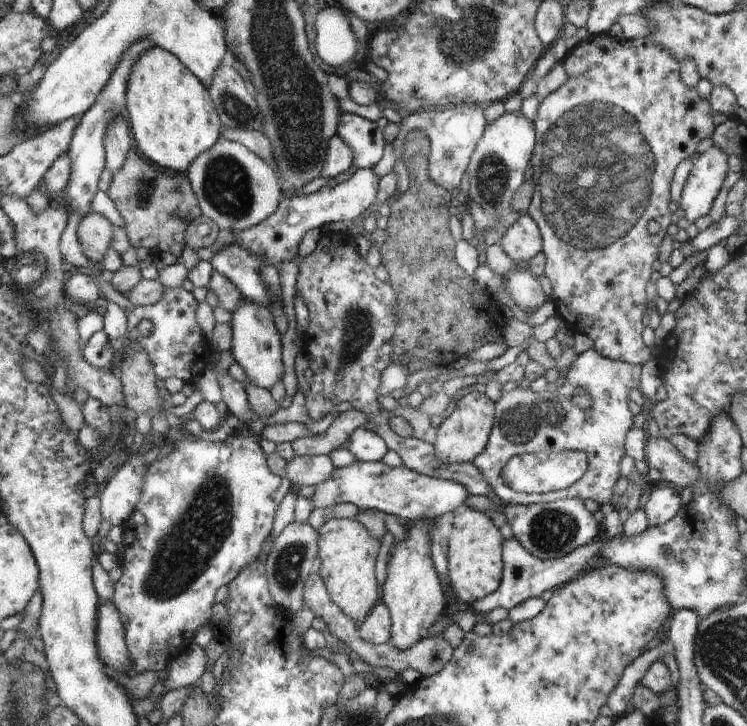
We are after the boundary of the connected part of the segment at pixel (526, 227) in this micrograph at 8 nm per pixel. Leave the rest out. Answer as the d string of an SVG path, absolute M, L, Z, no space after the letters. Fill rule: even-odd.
M528 214L519 217L512 226L502 231L499 244L504 252L514 261L530 261L538 252L543 251L543 240L535 220Z

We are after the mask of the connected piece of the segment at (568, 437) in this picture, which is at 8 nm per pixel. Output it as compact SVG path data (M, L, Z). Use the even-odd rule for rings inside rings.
M589 349L578 355L570 367L565 383L554 391L534 392L531 388L516 388L510 392L502 392L500 400L495 402L495 415L492 430L488 439L488 444L485 446L484 452L481 452L471 462L479 473L489 482L491 490L494 491L498 498L501 498L502 503L514 503L521 505L529 505L532 503L551 503L558 499L582 499L586 498L602 504L611 504L614 496L614 484L621 476L618 464L625 454L625 436L634 424L634 416L628 409L628 393L634 388L640 389L641 383L640 365L627 363L624 361L615 361L604 355L598 354L593 349ZM576 387L584 387L592 397L592 406L586 410L578 408L572 401L571 396ZM562 451L582 451L586 453L588 468L584 476L569 486L559 491L552 491L545 494L523 494L512 490L506 486L501 479L500 471L502 466L513 456L530 453L536 454L539 452L557 453Z

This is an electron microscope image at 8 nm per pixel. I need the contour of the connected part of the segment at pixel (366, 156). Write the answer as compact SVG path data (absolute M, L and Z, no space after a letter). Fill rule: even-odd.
M342 113L337 134L353 150L353 165L358 169L373 168L382 158L385 141L378 123L356 115Z

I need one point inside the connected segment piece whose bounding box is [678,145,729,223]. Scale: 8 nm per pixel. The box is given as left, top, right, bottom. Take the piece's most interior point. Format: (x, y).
(710, 168)

